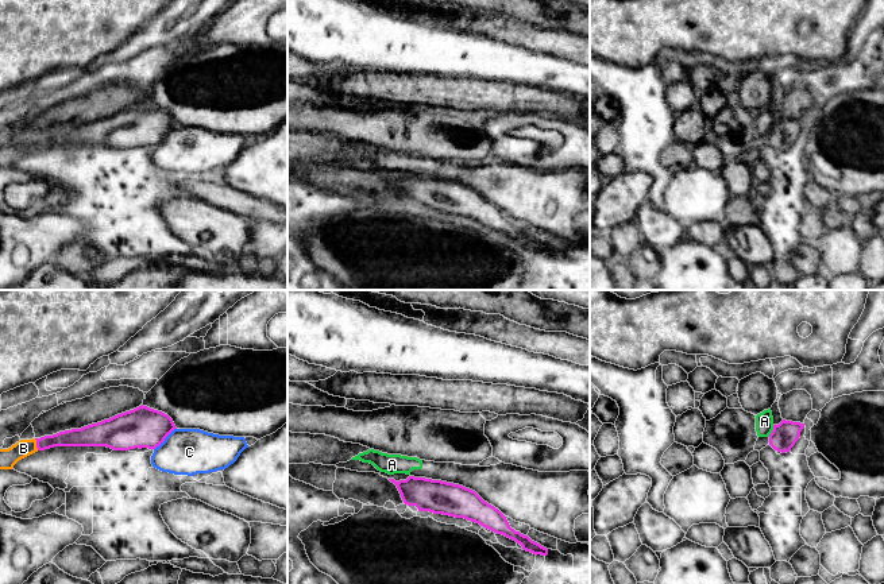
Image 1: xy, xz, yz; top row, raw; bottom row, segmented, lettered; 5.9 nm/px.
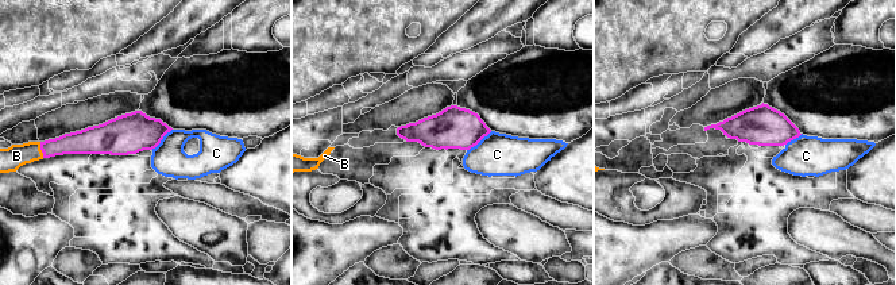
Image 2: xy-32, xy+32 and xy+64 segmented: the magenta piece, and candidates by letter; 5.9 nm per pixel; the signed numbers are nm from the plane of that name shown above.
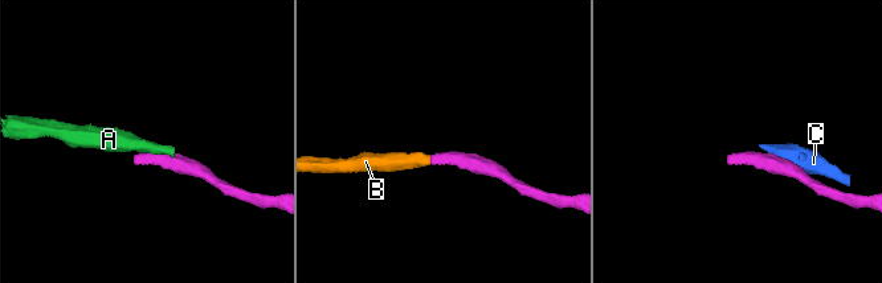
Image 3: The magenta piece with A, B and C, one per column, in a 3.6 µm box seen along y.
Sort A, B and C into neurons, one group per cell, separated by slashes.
A / B / C

